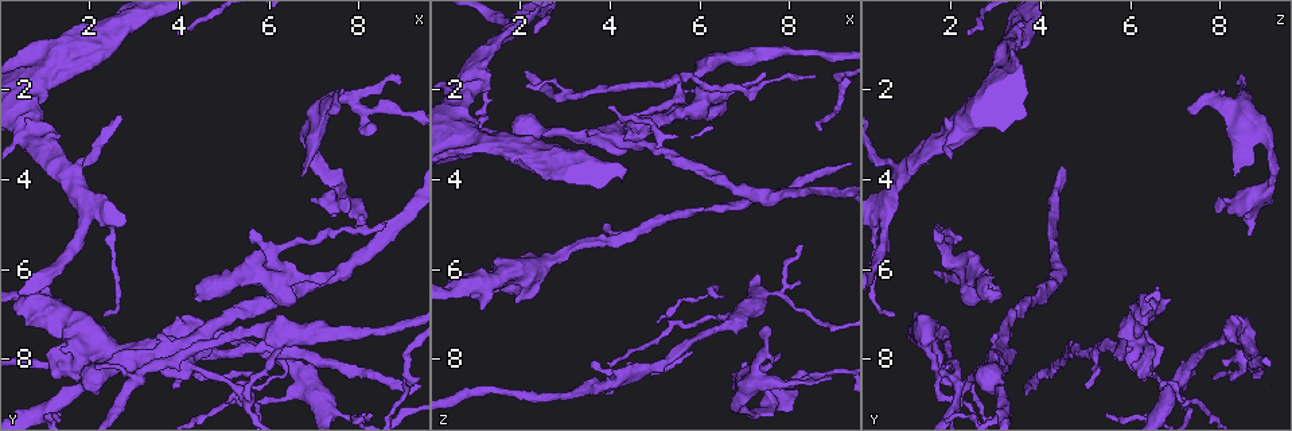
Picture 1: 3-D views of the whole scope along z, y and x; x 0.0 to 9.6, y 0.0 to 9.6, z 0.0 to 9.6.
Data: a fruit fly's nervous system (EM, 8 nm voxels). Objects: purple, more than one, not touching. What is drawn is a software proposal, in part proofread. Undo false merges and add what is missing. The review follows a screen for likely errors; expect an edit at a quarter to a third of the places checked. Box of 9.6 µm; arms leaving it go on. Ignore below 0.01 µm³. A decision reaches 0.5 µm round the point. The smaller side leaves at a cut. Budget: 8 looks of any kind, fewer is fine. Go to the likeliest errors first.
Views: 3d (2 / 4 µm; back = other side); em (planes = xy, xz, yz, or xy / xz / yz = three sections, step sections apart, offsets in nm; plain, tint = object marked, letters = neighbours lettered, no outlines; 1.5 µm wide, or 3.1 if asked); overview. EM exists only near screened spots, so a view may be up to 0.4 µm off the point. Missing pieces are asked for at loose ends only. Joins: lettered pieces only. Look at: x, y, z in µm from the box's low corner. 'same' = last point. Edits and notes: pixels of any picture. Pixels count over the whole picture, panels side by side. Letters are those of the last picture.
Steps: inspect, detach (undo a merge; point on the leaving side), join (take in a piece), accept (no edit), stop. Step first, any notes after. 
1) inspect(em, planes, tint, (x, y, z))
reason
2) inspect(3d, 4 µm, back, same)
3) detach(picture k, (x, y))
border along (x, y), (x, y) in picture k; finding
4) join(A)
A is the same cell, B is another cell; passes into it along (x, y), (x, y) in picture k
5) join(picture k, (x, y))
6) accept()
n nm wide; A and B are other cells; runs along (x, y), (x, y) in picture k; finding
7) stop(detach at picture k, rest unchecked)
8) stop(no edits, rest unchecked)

inspect(3d, 4 µm, (6.75, 3.90, 8.30))
an open end

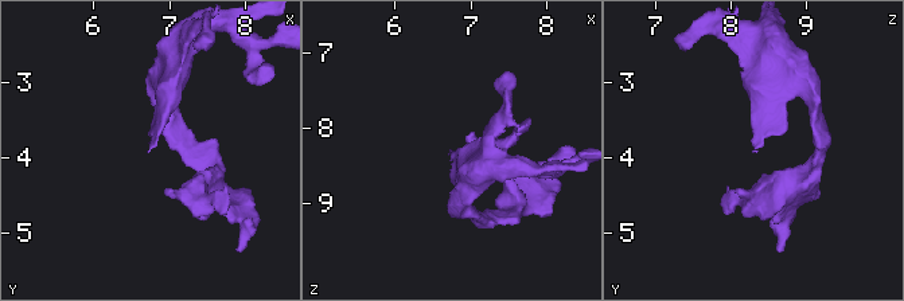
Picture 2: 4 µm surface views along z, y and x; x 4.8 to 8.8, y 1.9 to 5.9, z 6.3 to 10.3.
inspect(em, planes, plain, (6.75, 3.90, 8.35))

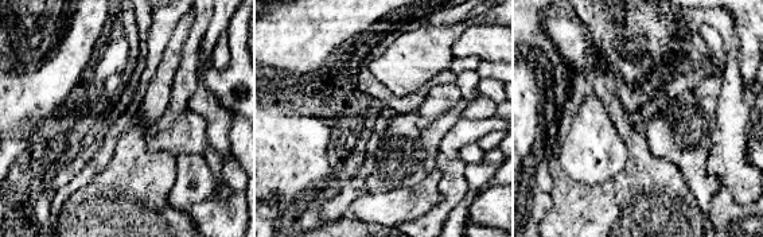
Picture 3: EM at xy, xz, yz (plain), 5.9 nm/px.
inspect(em, planes, letters, same)
see the neighbours

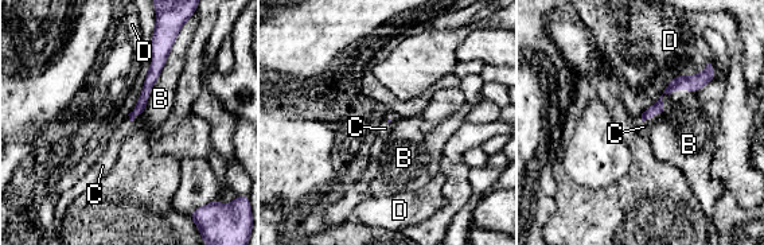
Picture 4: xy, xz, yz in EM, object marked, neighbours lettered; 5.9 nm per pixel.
join(picture 4, (643, 127))
C is the same cell, B and D are other cells; it goes on there

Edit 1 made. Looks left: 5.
inspect(overview)
redraw

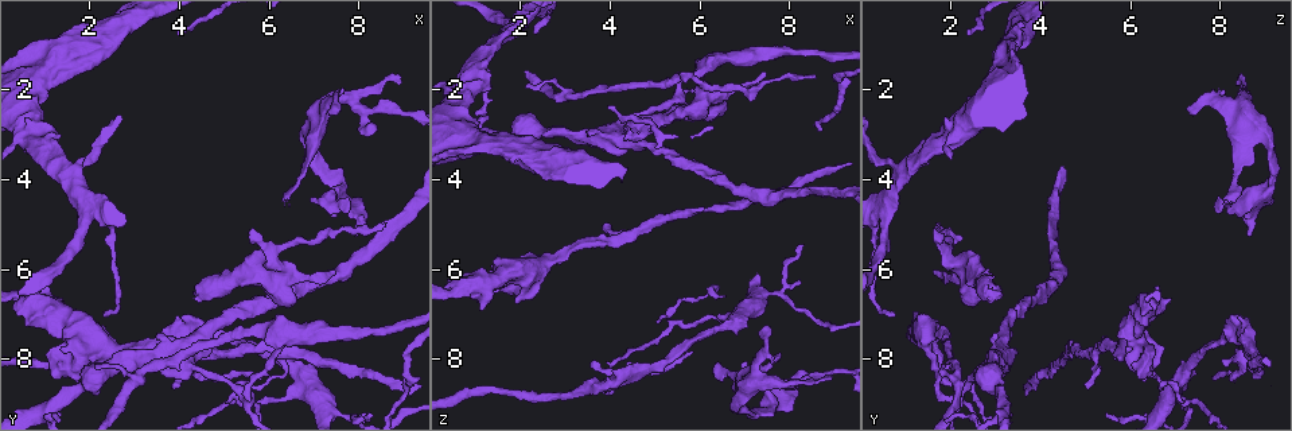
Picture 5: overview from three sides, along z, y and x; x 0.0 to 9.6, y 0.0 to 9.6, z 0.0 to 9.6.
inspect(3d, 4 µm, (7.40, 6.05, 1.65))
tapers out

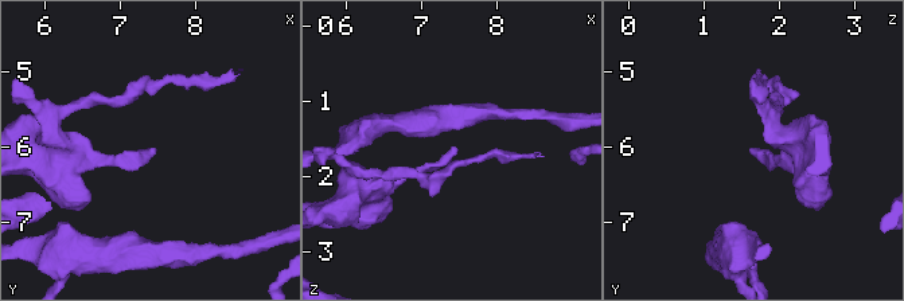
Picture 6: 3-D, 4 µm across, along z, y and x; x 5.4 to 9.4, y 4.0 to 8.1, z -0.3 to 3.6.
inspect(em, planes, letters, (7.45, 6.05, 1.60))
now the EM

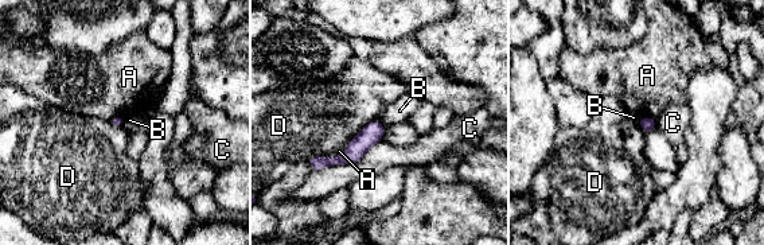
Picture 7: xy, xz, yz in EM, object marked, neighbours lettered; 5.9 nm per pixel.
accept()
A, B, C and D are other cells; border along (121, 116), (124, 125) in picture 7; none of them fits

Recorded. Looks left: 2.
inspect(3d, 4 µm, back, (7.60, 2.45, 7.30))
tapers out

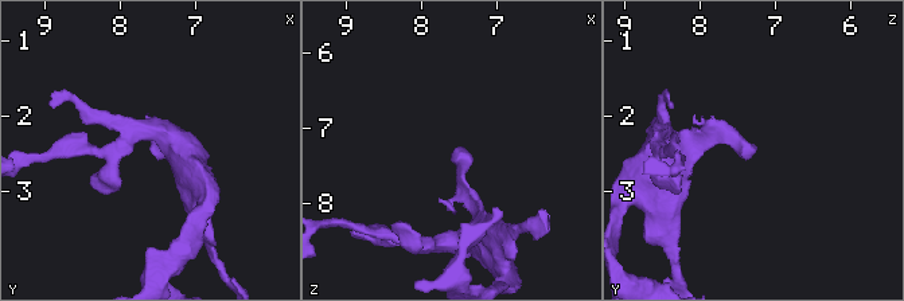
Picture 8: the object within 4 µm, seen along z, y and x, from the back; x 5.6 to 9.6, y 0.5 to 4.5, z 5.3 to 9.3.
inspect(em, planes, letters, (7.55, 2.45, 7.30))
shape alone is not enough

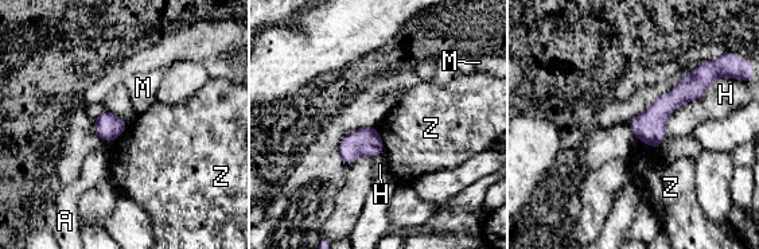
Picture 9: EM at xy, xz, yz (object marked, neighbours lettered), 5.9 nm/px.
accept()
H touches over 460 nm; A, H, M and Z are other cells; runs along (696, 74), (641, 136) in picture 9; no lettered piece goes on from it

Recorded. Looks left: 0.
stop(join at picture 4, rest unchecked)

